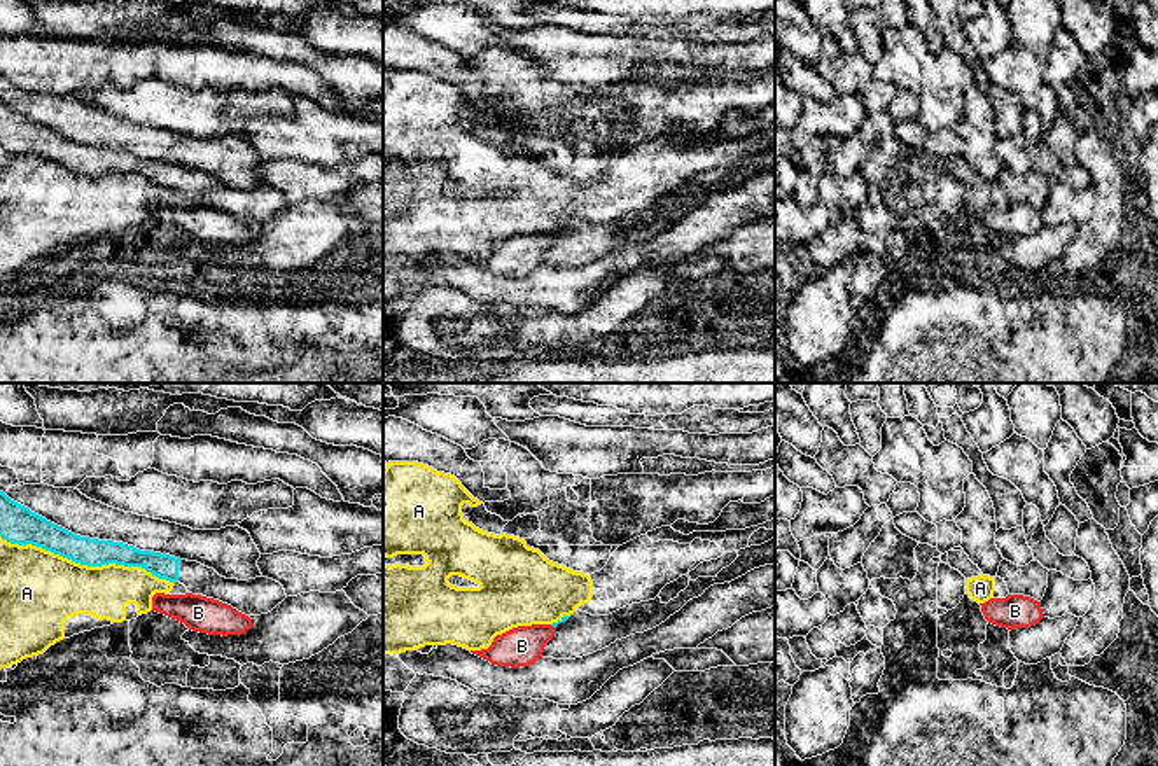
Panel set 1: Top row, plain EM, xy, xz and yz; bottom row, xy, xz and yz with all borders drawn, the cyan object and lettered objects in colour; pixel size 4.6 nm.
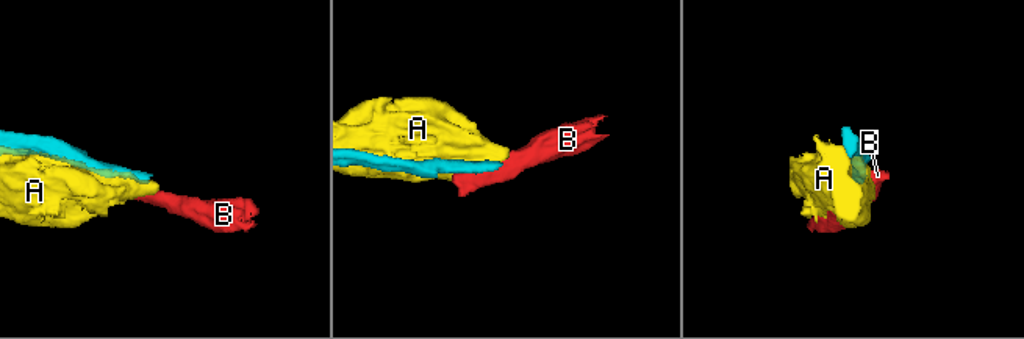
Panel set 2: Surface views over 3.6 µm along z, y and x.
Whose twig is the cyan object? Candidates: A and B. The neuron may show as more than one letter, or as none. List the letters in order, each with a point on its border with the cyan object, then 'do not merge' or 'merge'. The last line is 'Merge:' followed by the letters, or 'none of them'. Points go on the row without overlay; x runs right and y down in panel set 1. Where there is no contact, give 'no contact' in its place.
A: xy (88, 174) | do not merge
B: xz (553, 233) | do not merge
Merge: none of them

